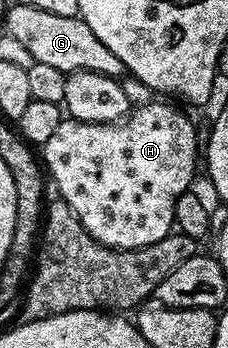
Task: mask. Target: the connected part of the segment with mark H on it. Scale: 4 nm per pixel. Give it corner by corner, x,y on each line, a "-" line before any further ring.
153,102
150,104
141,104
139,106
133,107
129,115
125,116
123,120
114,123
114,124
95,124
94,122
82,122
81,120
74,120
71,118
61,119
60,125
58,126
58,130
54,130
54,135
50,137
44,145
42,145
42,164
46,169
47,175
50,177
51,183
52,180
56,183
56,188
58,191
59,199
64,200
69,206
70,210
74,210
74,214
78,218
78,222
82,222
82,226
90,233
90,235
98,241
99,244
105,244
107,248
141,248
142,246
150,246
154,242
158,242
162,238
166,238
168,233
173,231
175,222
176,222
176,203
178,202
178,198
183,192
189,191
193,187
192,179
196,176
196,128
192,125
192,120
187,116
184,112
179,112
178,109
175,108
177,105
172,102
164,102
168,104
159,104
159,102

